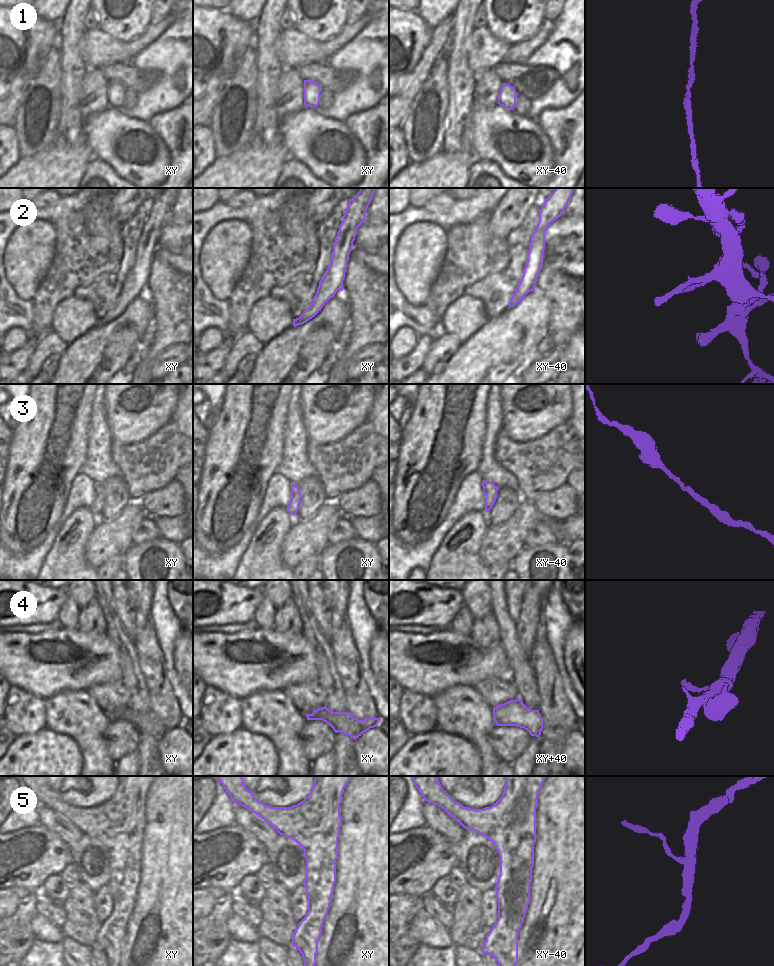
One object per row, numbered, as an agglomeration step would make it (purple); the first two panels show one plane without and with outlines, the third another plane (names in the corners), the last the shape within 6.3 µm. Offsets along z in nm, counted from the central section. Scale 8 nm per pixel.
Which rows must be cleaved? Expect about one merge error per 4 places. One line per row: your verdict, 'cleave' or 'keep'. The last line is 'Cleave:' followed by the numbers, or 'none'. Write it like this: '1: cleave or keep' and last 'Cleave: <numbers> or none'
1: keep
2: keep
3: keep
4: keep
5: keep
Cleave: none

